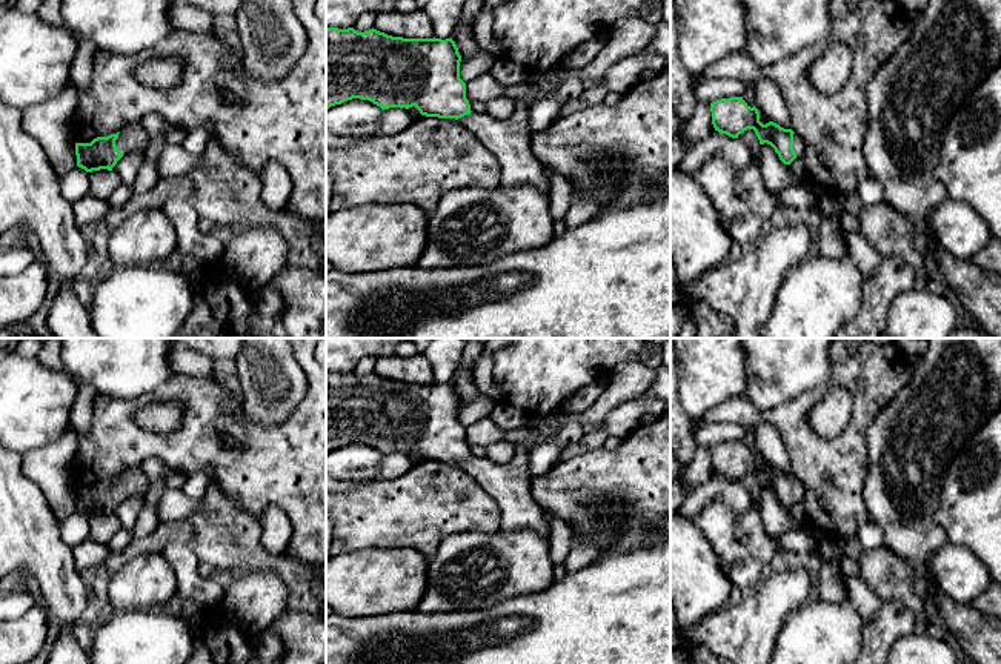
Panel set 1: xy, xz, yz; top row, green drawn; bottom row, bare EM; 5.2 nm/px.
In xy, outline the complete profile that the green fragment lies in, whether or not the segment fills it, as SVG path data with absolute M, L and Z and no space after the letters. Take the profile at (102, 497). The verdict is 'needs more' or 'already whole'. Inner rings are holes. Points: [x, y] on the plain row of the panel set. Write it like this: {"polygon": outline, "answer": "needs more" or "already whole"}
{"polygon": "M134 466L117 478L97 481L91 487L75 487L77 510L86 516L112 515L123 500L135 495L145 496L148 489L146 475L138 466Z", "answer": "needs more"}

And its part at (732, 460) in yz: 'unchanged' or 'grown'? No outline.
grown

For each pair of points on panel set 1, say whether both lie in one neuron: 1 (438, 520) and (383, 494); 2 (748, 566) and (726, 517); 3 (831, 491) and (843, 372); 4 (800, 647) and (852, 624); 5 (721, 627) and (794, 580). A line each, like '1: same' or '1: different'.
1: same
2: same
3: same
4: same
5: same

